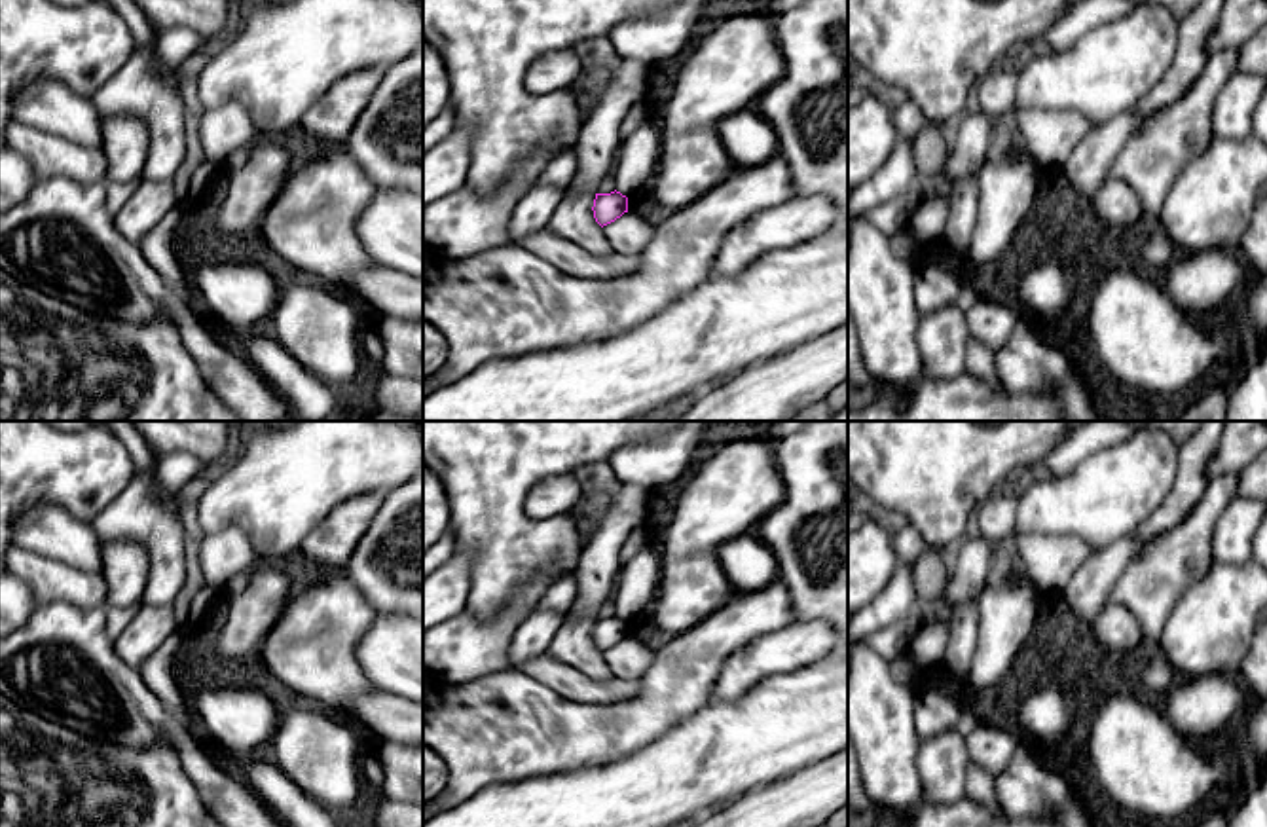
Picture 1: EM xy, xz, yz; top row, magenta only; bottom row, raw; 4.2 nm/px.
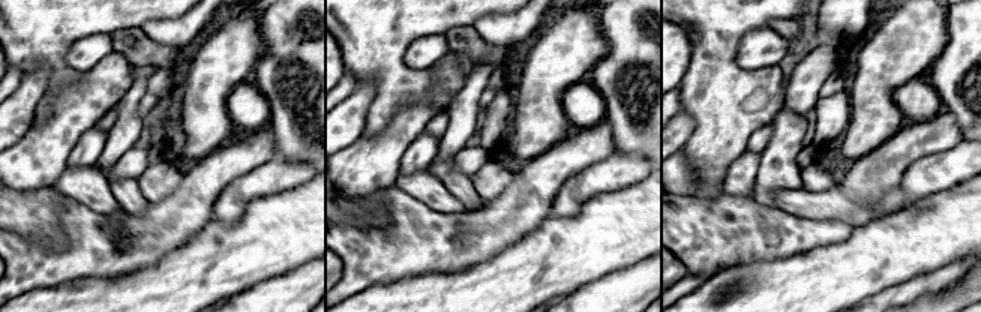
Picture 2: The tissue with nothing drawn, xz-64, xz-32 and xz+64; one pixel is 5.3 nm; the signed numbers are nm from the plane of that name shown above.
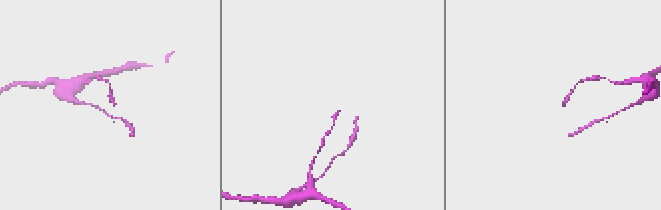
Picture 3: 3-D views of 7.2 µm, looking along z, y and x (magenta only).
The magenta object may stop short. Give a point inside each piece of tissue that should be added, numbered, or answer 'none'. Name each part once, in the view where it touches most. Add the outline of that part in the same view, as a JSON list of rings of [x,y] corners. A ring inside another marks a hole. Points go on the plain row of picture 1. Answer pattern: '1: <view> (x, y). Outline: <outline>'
none

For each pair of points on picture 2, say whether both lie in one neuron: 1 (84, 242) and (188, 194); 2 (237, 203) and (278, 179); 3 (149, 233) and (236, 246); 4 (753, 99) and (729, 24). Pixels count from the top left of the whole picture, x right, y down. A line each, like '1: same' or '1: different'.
1: same
2: same
3: different
4: same

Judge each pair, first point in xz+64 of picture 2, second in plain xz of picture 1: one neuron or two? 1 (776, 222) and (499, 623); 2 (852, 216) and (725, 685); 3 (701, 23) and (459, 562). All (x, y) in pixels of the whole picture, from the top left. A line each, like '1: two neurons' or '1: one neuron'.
1: two neurons
2: two neurons
3: two neurons

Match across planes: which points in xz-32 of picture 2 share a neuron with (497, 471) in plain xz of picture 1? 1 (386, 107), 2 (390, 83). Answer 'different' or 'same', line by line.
1: same
2: same

